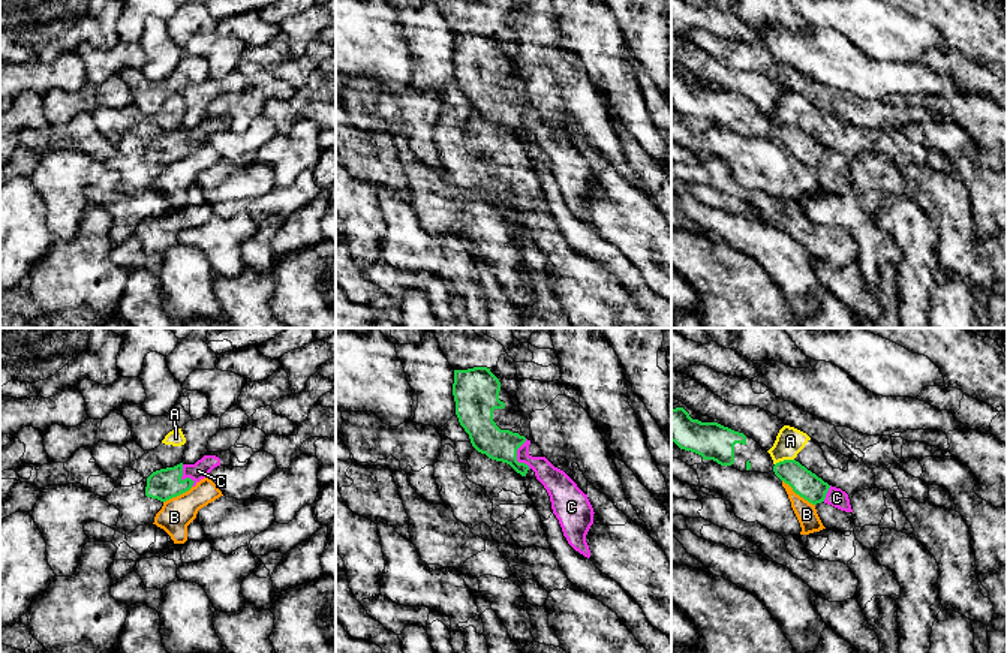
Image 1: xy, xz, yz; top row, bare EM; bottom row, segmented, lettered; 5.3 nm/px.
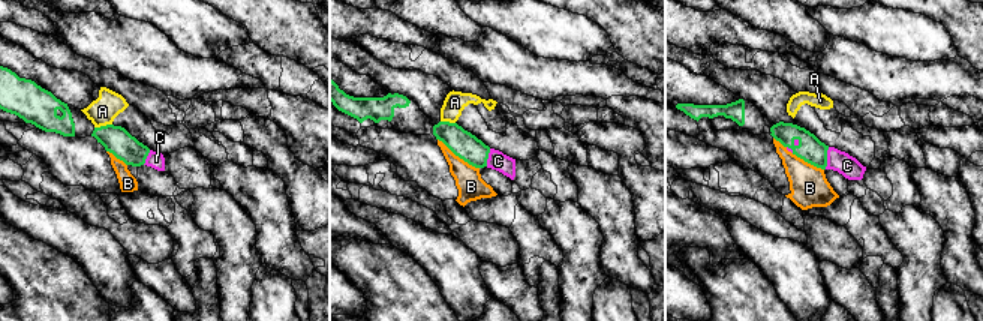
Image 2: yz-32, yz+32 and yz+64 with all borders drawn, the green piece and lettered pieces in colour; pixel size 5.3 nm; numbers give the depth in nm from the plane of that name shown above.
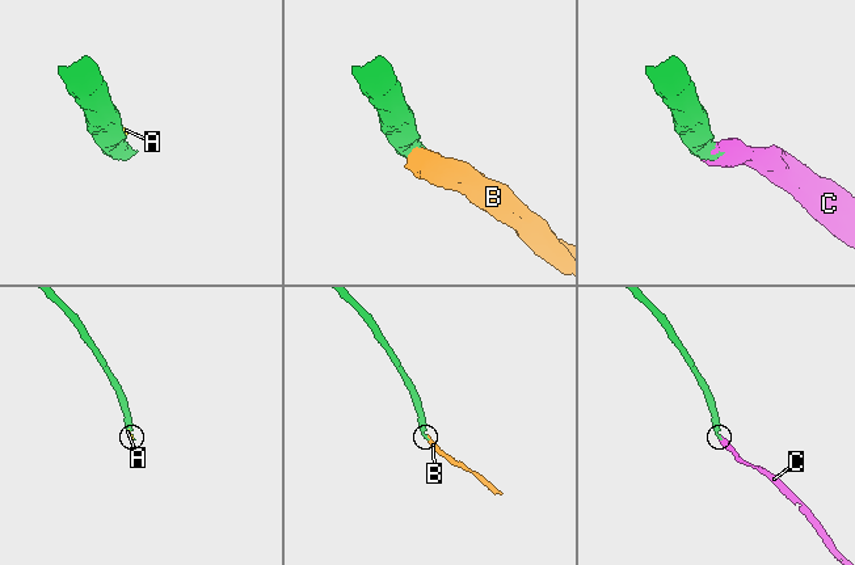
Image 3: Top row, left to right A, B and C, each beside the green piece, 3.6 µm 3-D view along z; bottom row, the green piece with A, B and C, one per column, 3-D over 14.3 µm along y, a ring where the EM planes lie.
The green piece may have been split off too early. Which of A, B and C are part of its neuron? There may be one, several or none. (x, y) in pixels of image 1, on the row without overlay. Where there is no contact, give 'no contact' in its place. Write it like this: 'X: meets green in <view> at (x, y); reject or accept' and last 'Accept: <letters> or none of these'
A: meets green in yz at (784, 125); reject
B: meets green in yz at (799, 159); reject
C: meets green in xz at (516, 120); accept
Accept: C

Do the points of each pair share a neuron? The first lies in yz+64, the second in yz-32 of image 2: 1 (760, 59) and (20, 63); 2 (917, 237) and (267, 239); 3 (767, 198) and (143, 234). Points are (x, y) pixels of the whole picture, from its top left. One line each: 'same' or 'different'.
1: different
2: different
3: same

